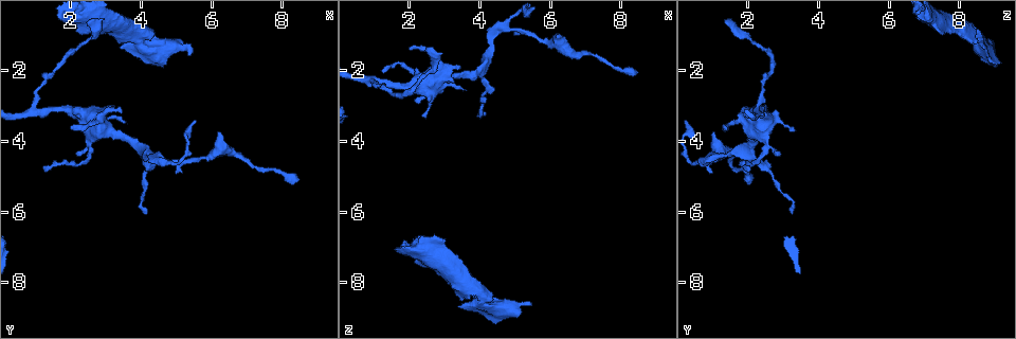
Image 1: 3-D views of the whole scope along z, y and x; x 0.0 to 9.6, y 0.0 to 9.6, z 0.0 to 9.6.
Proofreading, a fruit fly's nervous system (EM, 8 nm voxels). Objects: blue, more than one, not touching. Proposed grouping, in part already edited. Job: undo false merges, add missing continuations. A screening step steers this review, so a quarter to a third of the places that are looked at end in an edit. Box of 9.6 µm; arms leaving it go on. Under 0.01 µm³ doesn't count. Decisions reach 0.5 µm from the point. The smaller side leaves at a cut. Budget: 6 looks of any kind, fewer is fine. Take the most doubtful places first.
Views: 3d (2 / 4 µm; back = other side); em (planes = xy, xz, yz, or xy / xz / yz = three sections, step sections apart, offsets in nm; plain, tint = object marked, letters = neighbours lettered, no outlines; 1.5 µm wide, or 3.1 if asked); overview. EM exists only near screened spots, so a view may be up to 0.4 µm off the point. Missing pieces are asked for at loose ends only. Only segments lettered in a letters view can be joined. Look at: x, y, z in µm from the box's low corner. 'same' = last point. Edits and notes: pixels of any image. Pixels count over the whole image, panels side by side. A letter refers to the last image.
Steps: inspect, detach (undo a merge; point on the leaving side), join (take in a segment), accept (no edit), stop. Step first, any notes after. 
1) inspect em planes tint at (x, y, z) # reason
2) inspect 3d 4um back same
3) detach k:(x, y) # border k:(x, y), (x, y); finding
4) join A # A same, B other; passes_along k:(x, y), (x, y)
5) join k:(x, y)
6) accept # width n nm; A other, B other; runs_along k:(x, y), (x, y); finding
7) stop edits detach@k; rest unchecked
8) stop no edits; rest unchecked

inspect em xy step 4 tint at (3.65, 0.75, 8.10) # thick turns thin

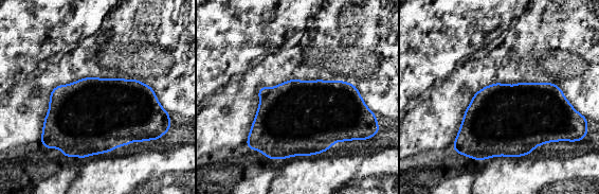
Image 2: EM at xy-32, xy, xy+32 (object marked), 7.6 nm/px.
inspect em planes tint same

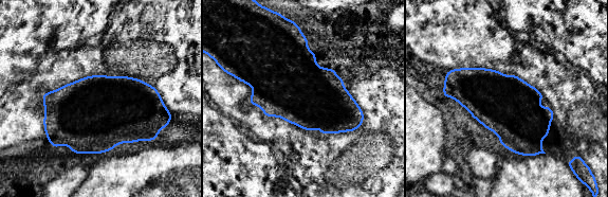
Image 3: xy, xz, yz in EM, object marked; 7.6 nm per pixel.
inspect em planes letters same

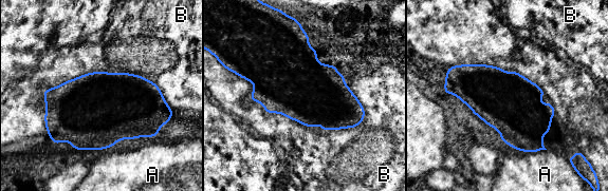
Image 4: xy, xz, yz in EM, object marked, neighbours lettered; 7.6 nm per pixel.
accept # longest_contact B 1000 nm; A other, B other; one neuron here

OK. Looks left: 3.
inspect 3d 2um at (4.70, 4.60, 0.85) # sharp bend

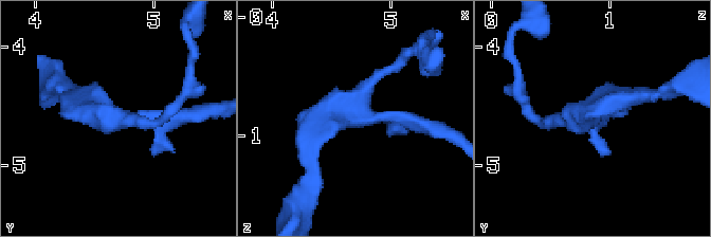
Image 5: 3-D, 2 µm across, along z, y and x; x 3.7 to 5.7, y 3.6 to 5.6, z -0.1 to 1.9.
inspect em yz step 8 tint at (4.70, 4.60, 0.78) # arms 3; shape alone is not enough

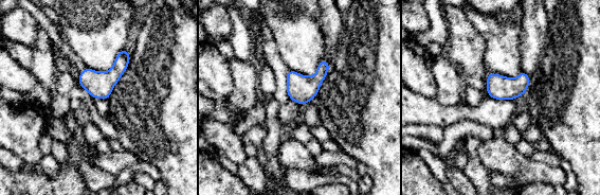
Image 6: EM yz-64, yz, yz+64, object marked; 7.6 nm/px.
inspect em planes letters same # another direction

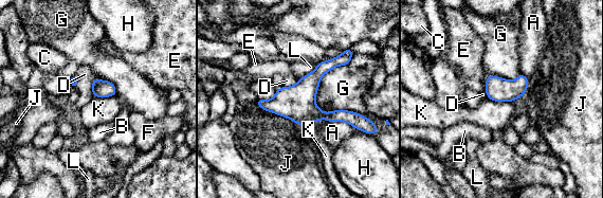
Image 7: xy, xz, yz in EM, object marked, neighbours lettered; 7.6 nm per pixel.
accept # A other, B other, C other, D other, E other, F other, G other, H other, J other, K other, L other; border 7:(352, 57), (321, 78), (317, 107); continuous, no second neuron

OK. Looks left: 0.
stop no edits; rest unchecked

